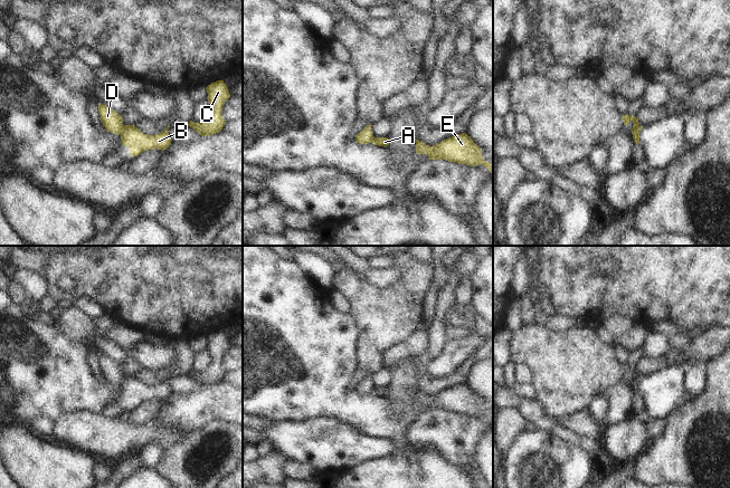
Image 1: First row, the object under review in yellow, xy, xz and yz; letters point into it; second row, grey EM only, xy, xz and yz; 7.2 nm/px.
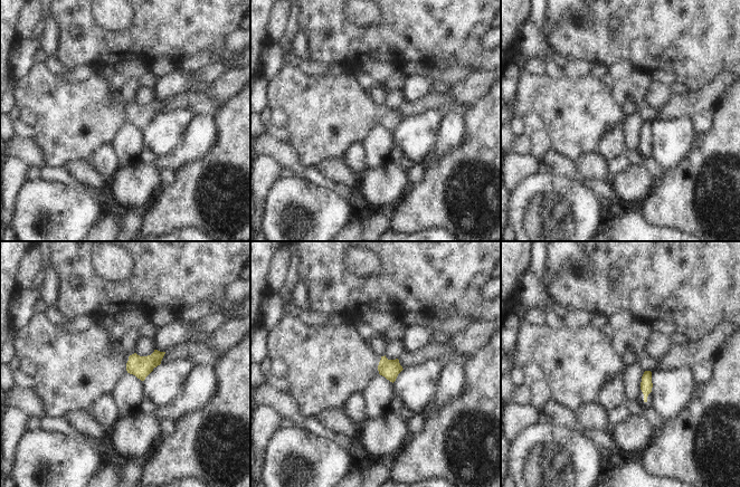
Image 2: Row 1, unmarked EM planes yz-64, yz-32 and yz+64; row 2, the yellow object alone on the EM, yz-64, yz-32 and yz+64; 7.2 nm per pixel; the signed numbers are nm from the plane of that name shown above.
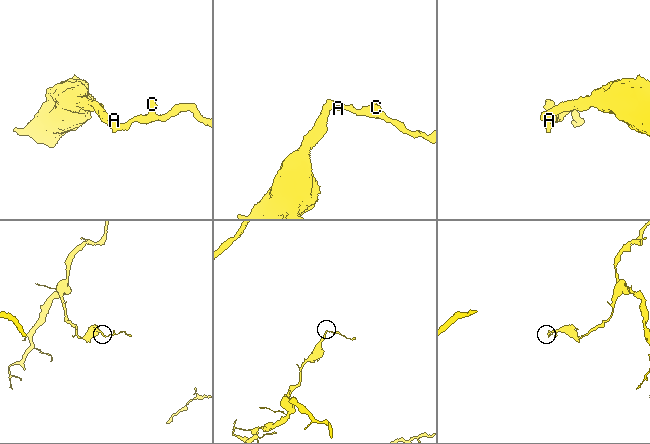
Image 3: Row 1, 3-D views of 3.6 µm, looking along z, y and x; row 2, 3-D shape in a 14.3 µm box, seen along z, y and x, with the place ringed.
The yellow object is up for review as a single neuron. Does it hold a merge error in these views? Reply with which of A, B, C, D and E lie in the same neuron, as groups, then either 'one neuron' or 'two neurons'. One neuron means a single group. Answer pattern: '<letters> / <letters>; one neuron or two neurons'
A B C E / D; two neurons

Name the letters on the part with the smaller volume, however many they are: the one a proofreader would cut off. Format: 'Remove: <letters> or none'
Remove: A, B, C, E.

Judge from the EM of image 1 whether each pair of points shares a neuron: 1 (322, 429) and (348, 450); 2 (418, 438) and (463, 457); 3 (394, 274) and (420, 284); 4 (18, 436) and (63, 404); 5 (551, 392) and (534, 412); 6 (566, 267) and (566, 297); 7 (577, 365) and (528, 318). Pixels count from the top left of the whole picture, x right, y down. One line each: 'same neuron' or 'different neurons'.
1: same neuron
2: same neuron
3: different neurons
4: different neurons
5: different neurons
6: same neuron
7: different neurons

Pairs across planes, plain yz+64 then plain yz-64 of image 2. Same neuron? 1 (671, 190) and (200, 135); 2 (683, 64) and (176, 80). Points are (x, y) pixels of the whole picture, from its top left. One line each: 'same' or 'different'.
1: different
2: different

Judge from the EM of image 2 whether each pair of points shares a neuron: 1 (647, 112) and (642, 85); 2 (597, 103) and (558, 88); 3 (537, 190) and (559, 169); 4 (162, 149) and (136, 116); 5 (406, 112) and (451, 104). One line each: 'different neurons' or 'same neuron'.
1: different neurons
2: same neuron
3: different neurons
4: different neurons
5: same neuron

